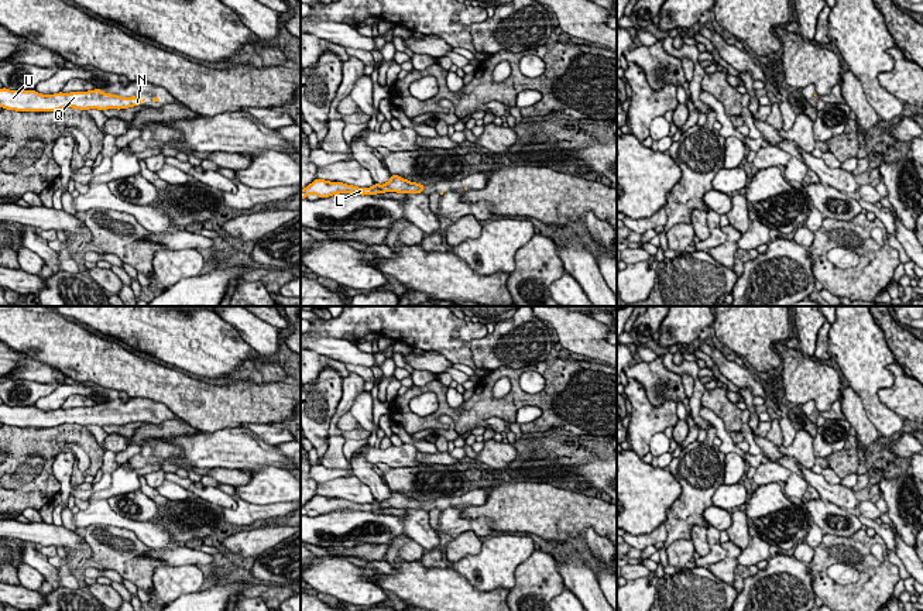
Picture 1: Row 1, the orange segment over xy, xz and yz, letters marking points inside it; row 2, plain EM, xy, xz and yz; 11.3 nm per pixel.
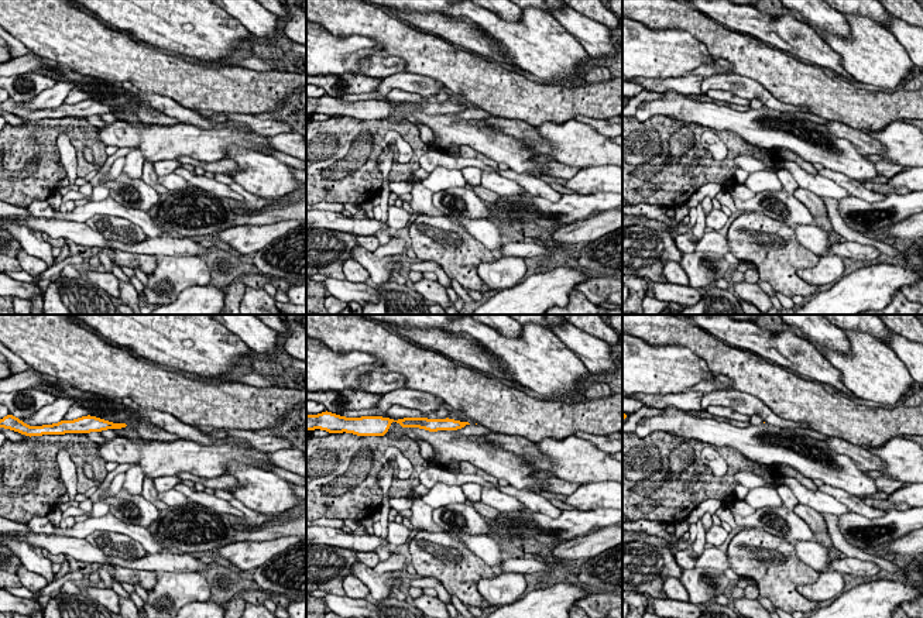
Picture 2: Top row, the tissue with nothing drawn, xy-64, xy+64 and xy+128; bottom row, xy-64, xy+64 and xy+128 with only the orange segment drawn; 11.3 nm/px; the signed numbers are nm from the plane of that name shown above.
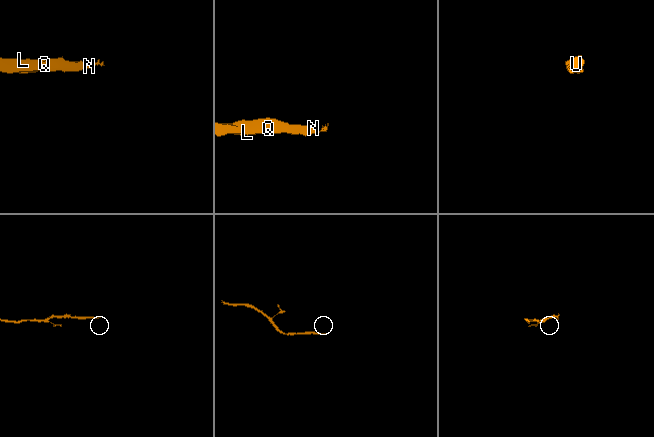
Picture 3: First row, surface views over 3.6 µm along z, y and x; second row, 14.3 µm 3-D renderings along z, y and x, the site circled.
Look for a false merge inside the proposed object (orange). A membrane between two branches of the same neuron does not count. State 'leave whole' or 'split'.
leave whole

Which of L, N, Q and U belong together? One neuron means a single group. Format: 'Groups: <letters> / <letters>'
Groups: L N Q U

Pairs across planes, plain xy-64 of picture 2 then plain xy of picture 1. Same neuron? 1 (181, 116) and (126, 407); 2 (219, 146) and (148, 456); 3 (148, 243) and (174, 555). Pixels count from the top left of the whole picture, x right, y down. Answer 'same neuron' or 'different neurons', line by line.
1: same neuron
2: same neuron
3: same neuron

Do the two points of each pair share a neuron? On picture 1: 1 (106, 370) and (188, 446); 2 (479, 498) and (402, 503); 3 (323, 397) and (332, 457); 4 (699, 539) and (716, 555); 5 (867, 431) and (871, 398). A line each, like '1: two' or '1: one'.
1: two
2: one
3: two
4: two
5: two

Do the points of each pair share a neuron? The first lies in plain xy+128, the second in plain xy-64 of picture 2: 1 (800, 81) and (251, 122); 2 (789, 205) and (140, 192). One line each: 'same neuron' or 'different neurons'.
1: different neurons
2: same neuron

